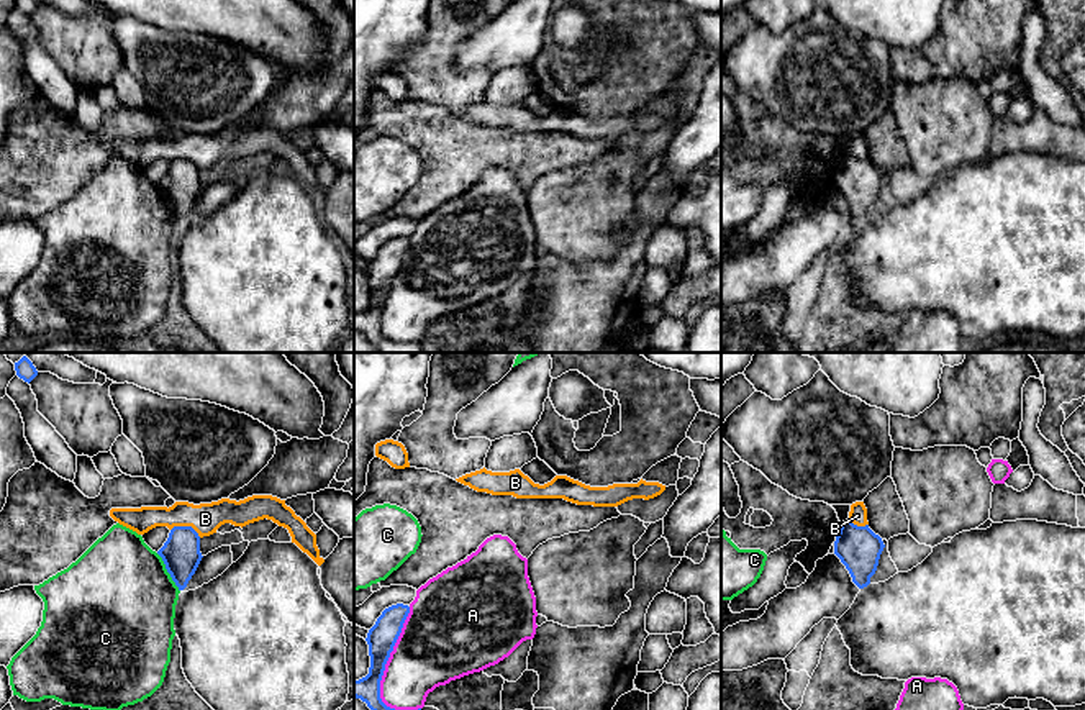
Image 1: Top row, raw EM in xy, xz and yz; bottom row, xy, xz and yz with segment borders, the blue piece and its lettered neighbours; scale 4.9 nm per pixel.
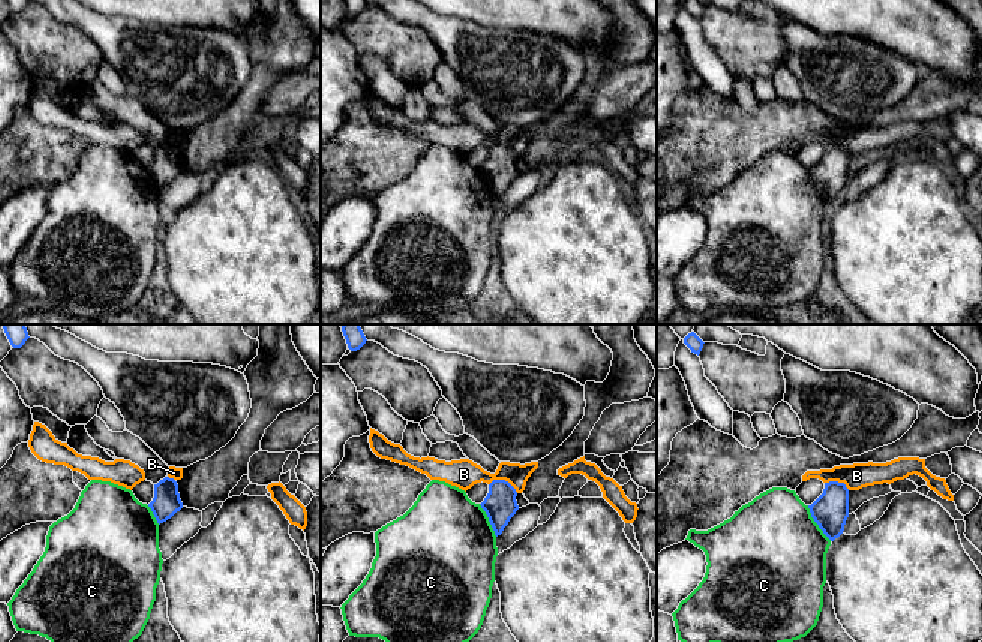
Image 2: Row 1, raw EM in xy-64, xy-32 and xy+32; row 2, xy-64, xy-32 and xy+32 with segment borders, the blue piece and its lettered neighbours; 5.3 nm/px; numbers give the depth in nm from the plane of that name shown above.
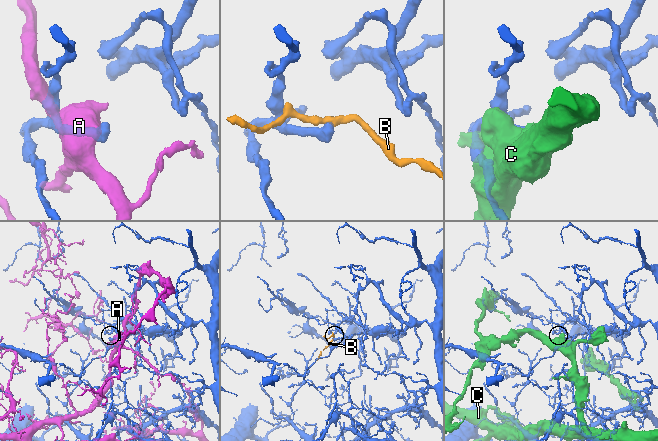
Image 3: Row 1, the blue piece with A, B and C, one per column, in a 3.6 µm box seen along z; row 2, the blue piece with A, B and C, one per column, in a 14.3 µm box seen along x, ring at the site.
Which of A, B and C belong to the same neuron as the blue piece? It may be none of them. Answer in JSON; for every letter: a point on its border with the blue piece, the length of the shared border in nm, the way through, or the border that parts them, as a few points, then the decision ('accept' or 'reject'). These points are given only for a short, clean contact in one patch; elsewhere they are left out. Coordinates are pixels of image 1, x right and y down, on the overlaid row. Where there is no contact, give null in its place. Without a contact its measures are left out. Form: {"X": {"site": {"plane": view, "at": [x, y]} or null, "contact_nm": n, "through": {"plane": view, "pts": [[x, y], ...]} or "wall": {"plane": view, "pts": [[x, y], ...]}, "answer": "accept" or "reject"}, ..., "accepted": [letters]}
{"A": {"site": {"plane": "xz", "at": [389, 656]}, "contact_nm": 500, "answer": "reject"}, "B": {"site": {"plane": "xy", "at": [186, 527]}, "contact_nm": 160, "wall": {"plane": "xy", "pts": [[171, 528], [190, 527], [200, 537]]}, "answer": "reject"}, "C": {"site": {"plane": "xy", "at": [167, 571]}, "contact_nm": 220, "answer": "reject"}, "accepted": []}

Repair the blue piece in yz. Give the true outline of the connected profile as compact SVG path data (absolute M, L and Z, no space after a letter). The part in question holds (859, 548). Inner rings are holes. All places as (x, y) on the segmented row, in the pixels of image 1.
M846 520L841 523L839 533L834 541L834 554L849 571L852 582L864 589L870 584L875 574L880 554L885 544L869 525L857 526Z

